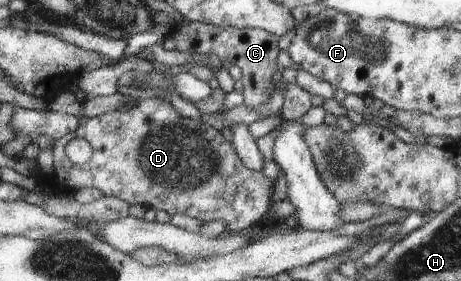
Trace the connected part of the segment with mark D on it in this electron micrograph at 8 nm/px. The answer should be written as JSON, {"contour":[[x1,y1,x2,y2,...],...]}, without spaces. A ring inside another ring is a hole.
{"contour":[[152,97,146,100,140,100,135,105,132,105,129,109,124,111,110,111,106,112,106,114,102,114,102,116,96,116,94,118,85,118,84,116,81,116,79,118,78,127,72,133,66,134,59,140,53,142,51,152,53,155,52,173,44,173,43,175,40,173,39,166,37,164,36,168,38,168,38,170,31,174,31,176,36,179,38,187,42,190,44,190,47,186,53,189,53,191,62,192,76,192,85,187,94,188,102,195,118,198,119,200,126,202,129,206,144,205,149,208,155,208,156,211,163,210,168,214,168,216,172,216,174,214,183,215,189,218,194,218,200,223,206,223,207,221,214,220,222,221,226,231,229,233,242,232,243,230,252,227,255,223,258,223,258,220,262,218,262,215,266,212,266,210,268,210,271,204,270,198,274,187,274,180,272,181,270,178,266,178,266,176,264,176,264,174,260,171,246,169,246,166,241,164,241,161,236,155,232,144,229,142,228,135,225,132,214,130,209,123,182,118,182,116,176,112,167,100,161,98],[74,138,82,138,88,142,90,147,92,147,92,154,90,154,90,158,88,158,88,162,84,162,84,164,73,164,63,152,64,144,70,142,70,140]]}

